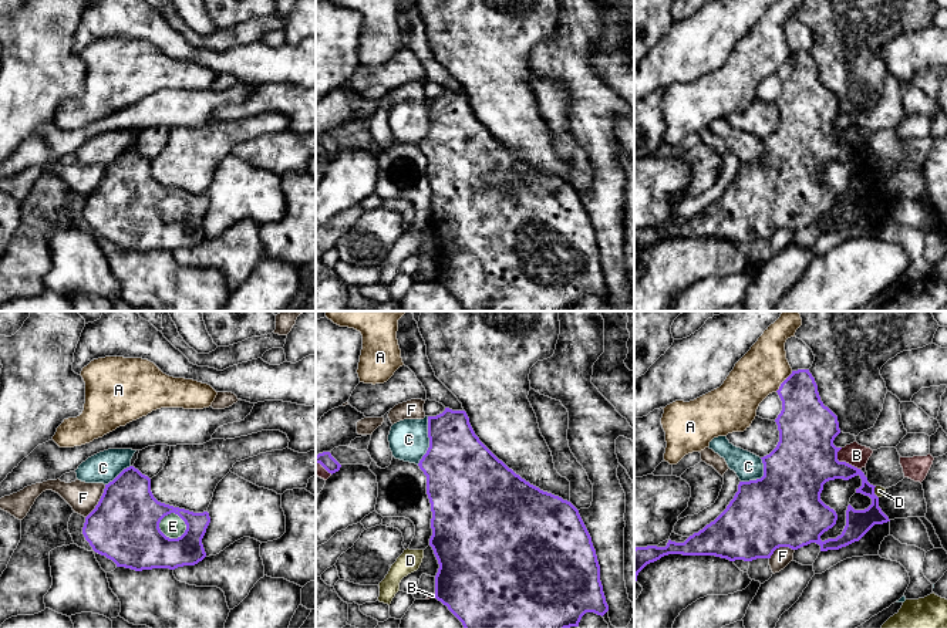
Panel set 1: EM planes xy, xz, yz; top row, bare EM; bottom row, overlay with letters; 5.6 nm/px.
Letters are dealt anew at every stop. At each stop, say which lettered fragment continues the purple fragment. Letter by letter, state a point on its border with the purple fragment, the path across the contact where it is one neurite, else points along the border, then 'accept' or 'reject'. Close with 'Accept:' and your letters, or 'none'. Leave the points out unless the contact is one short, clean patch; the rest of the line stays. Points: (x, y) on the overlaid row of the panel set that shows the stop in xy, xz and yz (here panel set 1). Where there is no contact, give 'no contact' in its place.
A: contact yz (784, 381); reject
B: contact yz (845, 462); reject
C: contact xz (430, 441); reject
D: contact yz (873, 492); border yz (875, 486), (878, 497); reject
E: contact xy (171, 539); way xy (128, 533), (147, 533), (171, 539), (172, 526); accept
F: contact xy (98, 502); reject
Accept: E

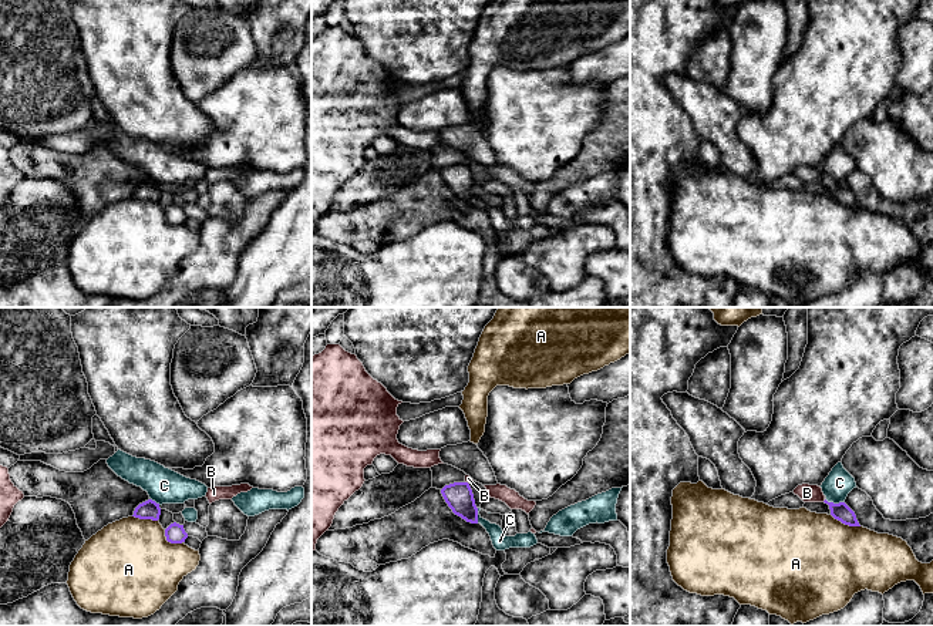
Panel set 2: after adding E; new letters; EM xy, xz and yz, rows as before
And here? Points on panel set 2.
A: contact yz (845, 524); reject
B: contact xz (467, 483); border xz (465, 481), (468, 484); reject
C: contact yz (835, 504); border yz (825, 500), (844, 502); reject
Accept: none

